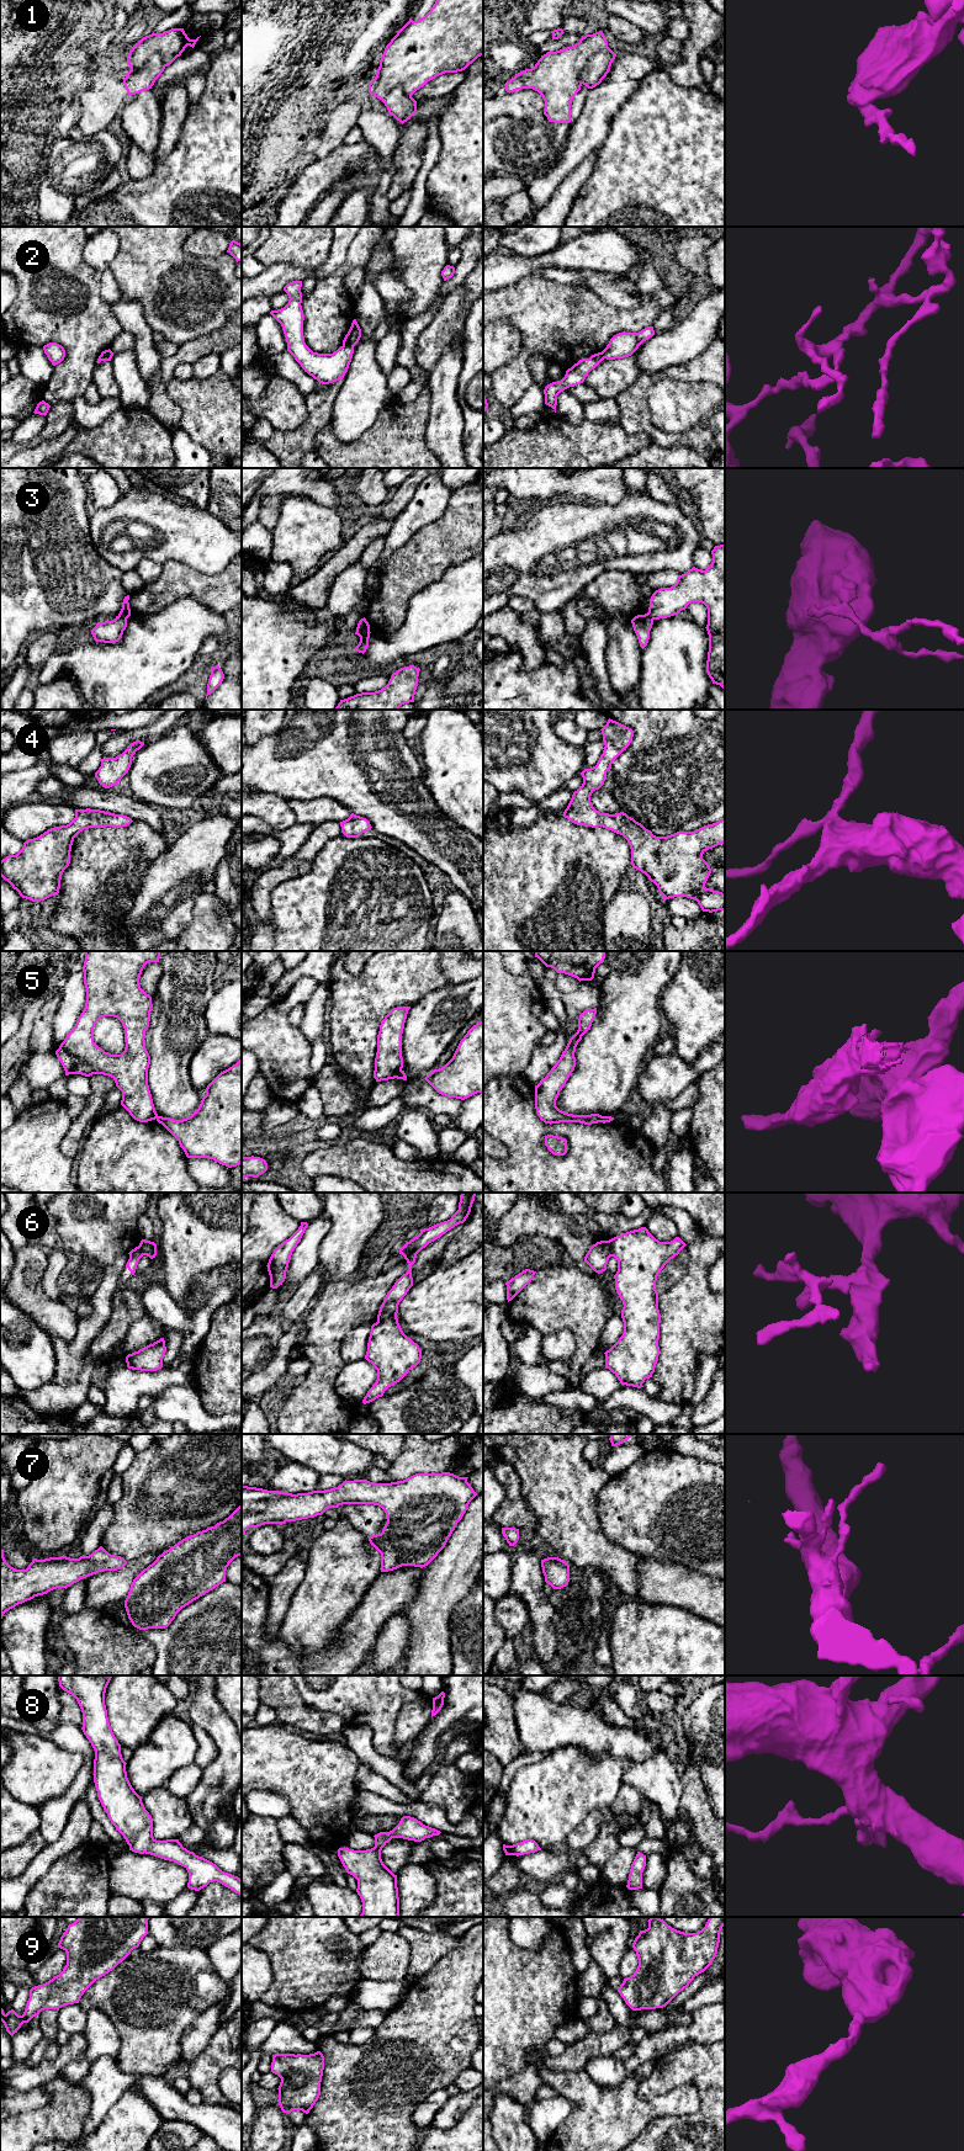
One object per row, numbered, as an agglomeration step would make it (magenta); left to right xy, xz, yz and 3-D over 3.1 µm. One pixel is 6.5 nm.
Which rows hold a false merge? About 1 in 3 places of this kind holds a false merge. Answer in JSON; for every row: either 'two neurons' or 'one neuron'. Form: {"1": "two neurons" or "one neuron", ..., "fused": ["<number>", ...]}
{"1": "two neurons", "2": "two neurons", "3": "two neurons", "4": "one neuron", "5": "two neurons", "6": "two neurons", "7": "one neuron", "8": "one neuron", "9": "one neuron", "fused": ["1", "2", "3", "5", "6"]}

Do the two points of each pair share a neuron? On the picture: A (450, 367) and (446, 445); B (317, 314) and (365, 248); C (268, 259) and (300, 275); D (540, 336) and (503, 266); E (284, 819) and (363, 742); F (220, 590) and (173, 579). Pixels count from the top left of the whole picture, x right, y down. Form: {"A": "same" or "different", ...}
{"A": "same", "B": "same", "C": "different", "D": "different", "E": "different", "F": "same"}

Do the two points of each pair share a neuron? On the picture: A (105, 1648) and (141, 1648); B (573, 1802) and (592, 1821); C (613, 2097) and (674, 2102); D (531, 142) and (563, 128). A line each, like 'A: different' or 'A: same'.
A: same
B: different
C: same
D: same

